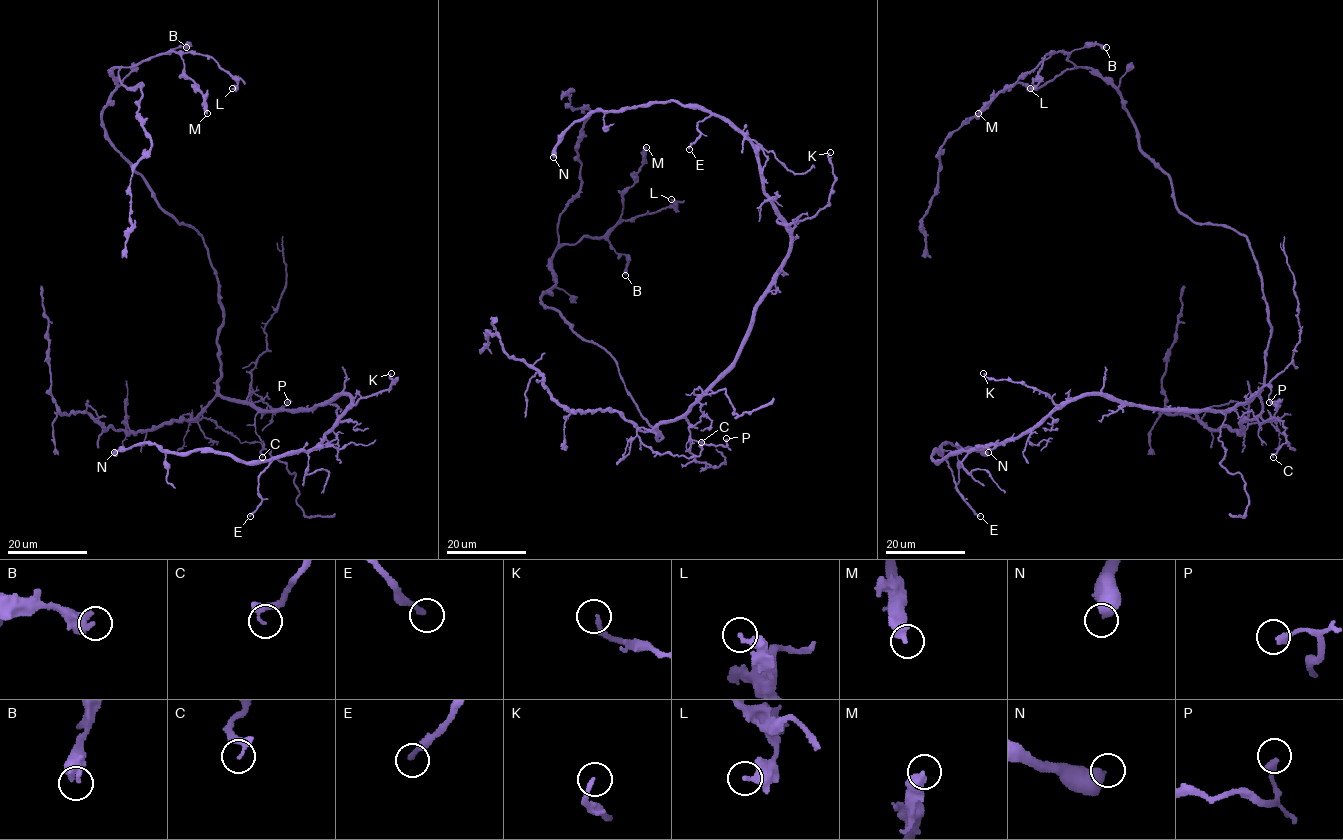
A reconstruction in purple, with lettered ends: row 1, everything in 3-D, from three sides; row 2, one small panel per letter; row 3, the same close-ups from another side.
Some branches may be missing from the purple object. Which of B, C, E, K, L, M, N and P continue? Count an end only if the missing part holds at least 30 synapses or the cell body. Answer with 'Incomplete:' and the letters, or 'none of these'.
Incomplete: none of these

